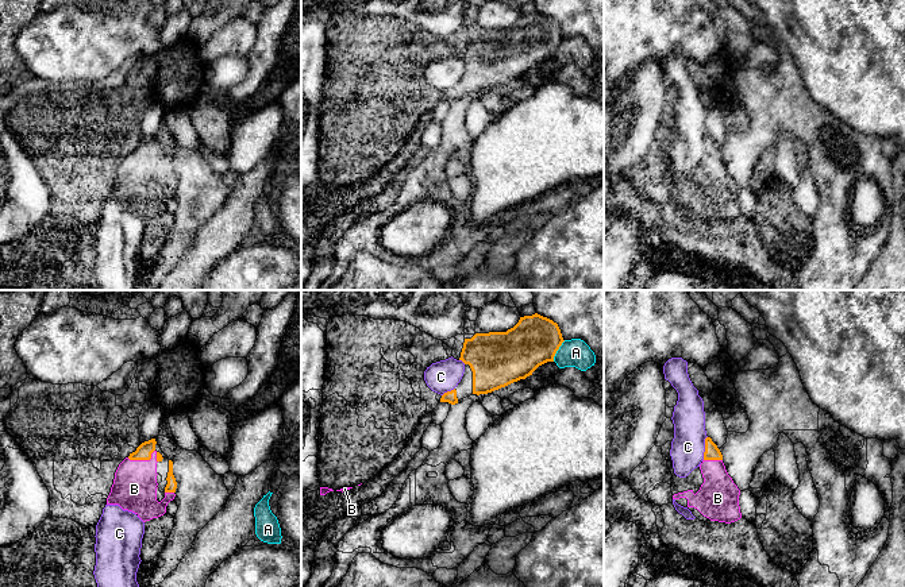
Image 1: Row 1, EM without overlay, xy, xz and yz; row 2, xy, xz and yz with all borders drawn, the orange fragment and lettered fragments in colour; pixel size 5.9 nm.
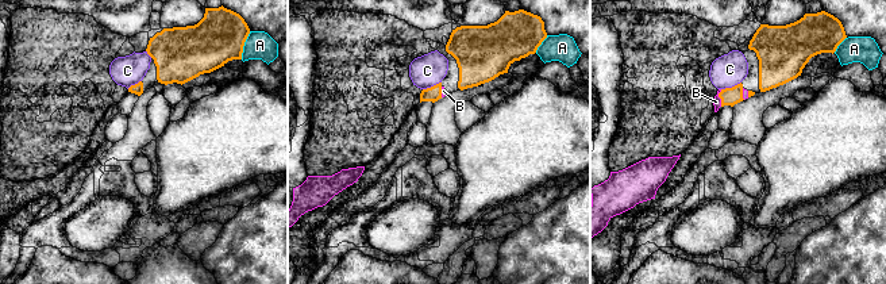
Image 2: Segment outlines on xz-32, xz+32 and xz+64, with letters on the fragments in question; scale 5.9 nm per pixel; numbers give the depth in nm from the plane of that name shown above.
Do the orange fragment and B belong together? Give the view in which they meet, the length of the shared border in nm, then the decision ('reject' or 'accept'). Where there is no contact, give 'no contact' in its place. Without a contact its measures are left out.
xy | 190 nm | accept

